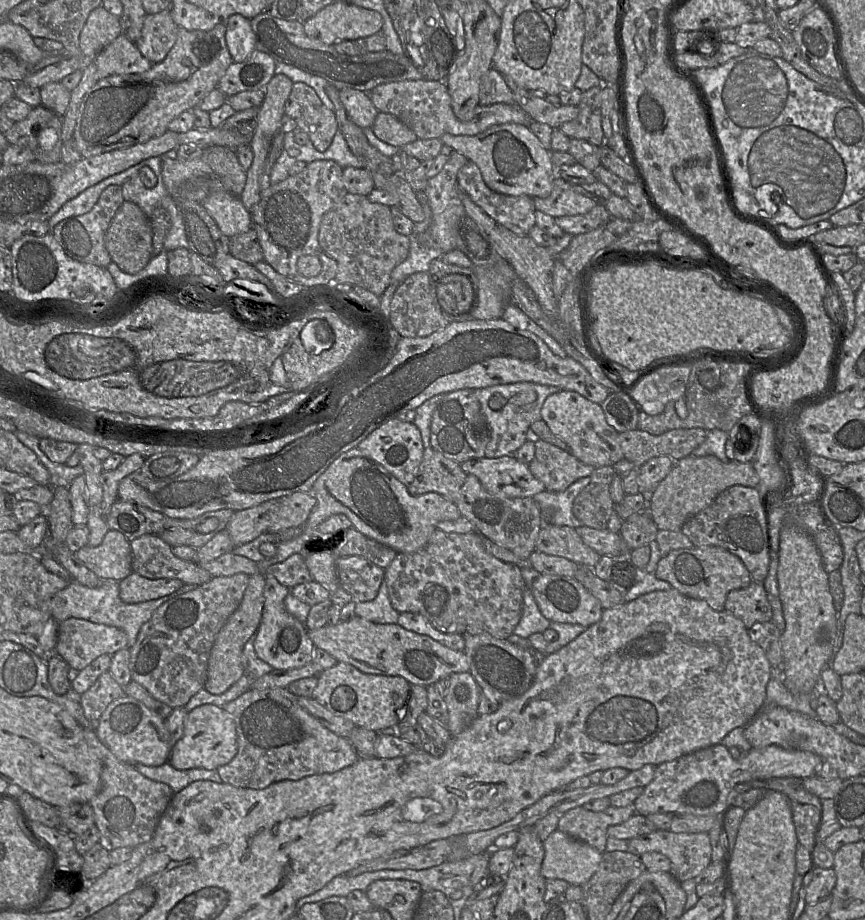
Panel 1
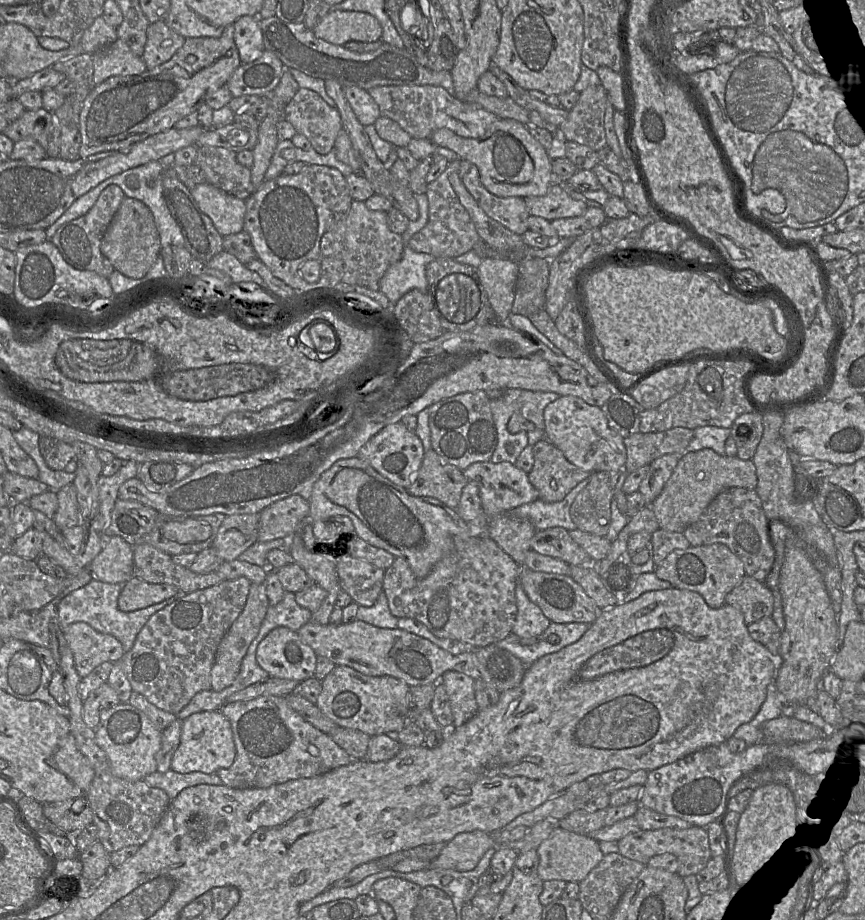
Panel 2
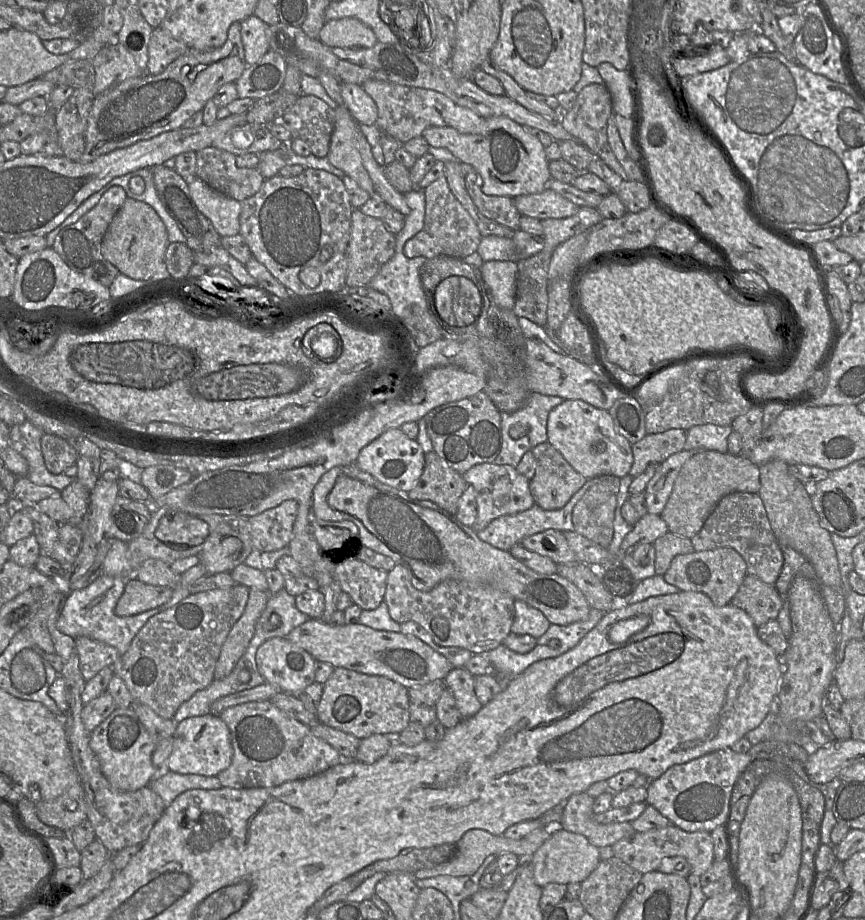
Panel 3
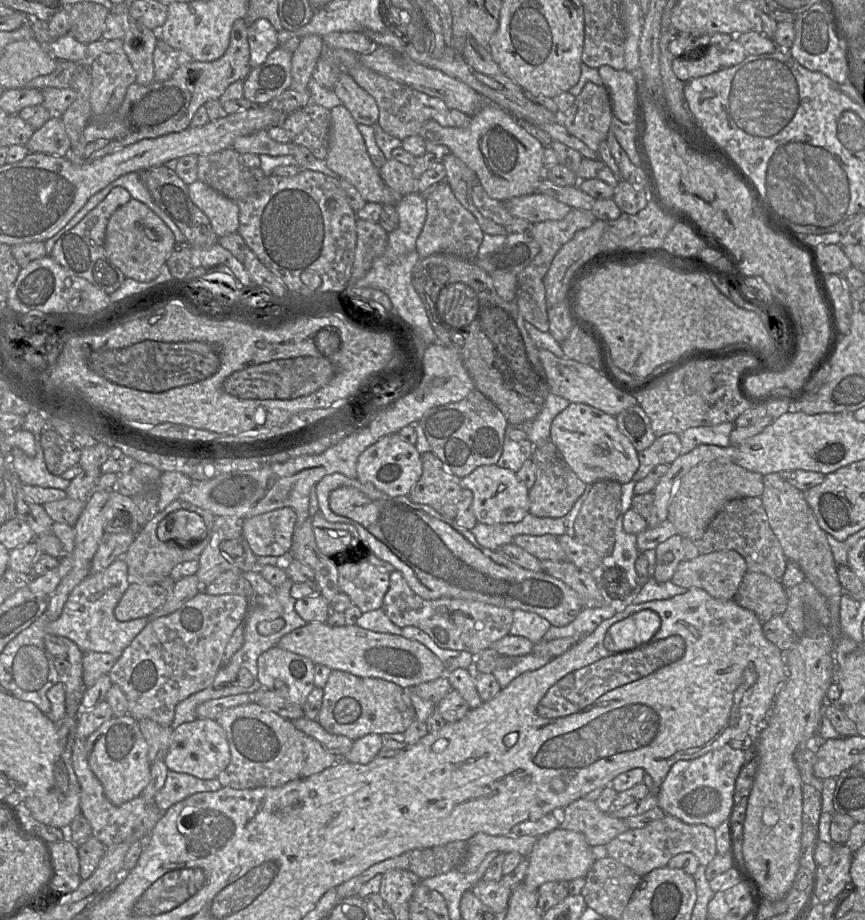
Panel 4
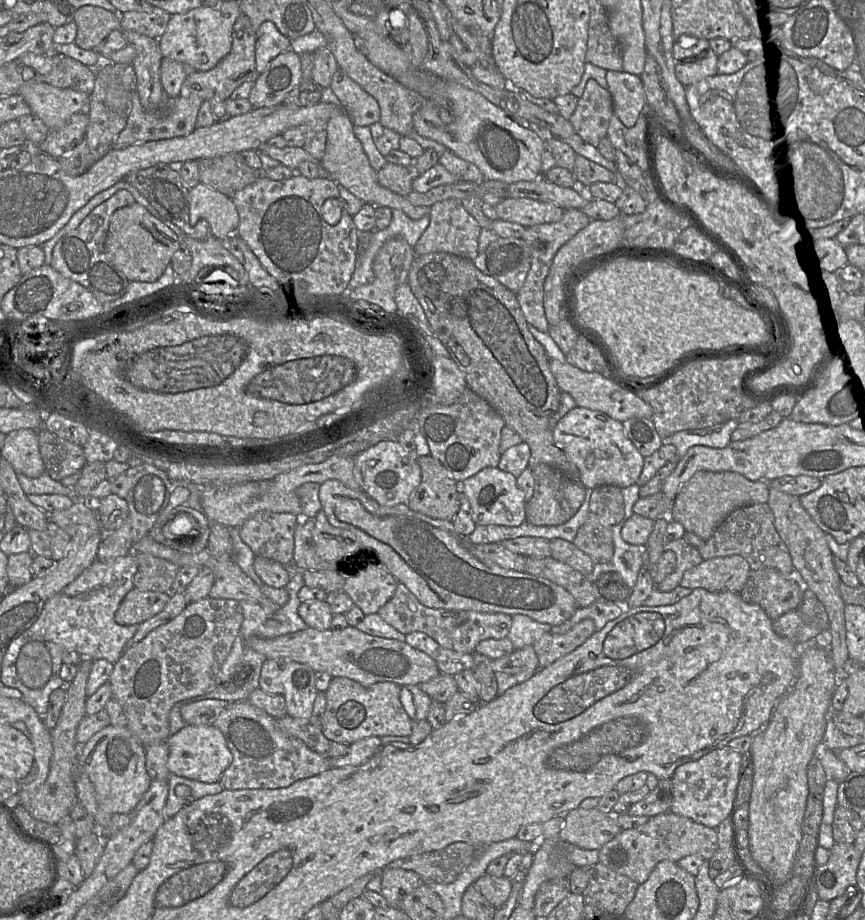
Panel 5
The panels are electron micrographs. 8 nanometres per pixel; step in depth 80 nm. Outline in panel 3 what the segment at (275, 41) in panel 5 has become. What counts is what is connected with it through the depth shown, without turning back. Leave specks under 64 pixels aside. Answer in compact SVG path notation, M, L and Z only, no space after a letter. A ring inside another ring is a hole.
M253 14L240 24L245 61L251 65L258 62L270 50L266 35L268 25Z

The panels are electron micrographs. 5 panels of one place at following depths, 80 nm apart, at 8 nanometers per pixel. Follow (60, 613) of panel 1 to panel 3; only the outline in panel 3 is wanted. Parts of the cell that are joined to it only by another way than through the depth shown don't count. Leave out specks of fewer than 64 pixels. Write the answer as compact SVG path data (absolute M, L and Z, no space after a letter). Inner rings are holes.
M100 575L87 587L71 591L65 600L62 612L56 623L57 629L73 639L89 637L117 649L122 656L129 649L132 640L154 615L158 614L160 606L149 611L128 617L115 614L115 607L123 594L126 580L122 577Z

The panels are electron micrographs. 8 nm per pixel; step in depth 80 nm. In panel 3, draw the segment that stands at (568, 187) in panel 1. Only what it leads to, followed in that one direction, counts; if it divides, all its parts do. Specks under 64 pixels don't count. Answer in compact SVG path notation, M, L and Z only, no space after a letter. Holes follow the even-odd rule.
M547 187L541 193L520 195L512 199L521 216L530 216L539 220L570 217L580 209L579 206Z

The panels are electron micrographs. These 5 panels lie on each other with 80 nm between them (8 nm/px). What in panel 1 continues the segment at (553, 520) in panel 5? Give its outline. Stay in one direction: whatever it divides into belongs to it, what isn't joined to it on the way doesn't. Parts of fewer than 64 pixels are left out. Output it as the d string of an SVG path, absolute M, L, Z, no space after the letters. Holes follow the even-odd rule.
M541 439L535 443L535 456L529 469L545 485L546 490L551 492L562 492L580 478L590 477L595 470L569 451Z

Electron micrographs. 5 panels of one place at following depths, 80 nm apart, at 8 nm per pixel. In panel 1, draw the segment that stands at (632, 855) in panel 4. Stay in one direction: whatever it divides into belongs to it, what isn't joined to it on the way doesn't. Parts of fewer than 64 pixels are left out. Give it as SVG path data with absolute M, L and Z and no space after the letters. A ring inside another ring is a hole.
M655 830L628 840L628 852L638 856L647 852L662 853L671 862L670 873L681 883L696 878L712 863L712 847L709 834L706 832L676 833L669 830Z

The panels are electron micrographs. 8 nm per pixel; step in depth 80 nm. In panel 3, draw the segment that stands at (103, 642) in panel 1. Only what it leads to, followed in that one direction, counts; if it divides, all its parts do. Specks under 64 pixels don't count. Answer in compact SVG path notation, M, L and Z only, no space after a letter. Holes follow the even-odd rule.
M89 637L75 639L83 679L89 681L100 670L112 667L120 658L116 648Z

